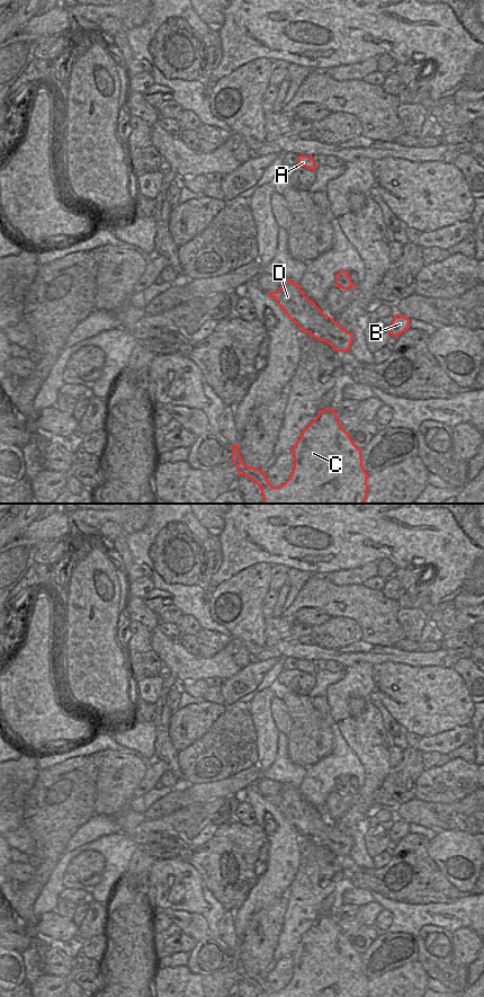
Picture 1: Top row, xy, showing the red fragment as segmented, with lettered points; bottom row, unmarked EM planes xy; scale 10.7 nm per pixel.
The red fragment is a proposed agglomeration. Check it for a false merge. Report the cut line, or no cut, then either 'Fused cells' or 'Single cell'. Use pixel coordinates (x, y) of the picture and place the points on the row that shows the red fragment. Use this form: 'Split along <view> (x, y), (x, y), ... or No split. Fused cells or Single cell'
No split. Single cell

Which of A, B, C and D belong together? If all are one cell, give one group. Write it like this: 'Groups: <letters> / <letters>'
Groups: A B C D

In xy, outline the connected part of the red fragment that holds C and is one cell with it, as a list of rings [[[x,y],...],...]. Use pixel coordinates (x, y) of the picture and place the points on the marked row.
[[[334,409],[320,410],[290,452],[294,469],[289,479],[279,487],[269,483],[265,471],[244,464],[237,444],[232,445],[232,461],[239,469],[239,477],[244,475],[259,486],[263,504],[365,504],[369,475],[362,466],[361,449],[340,425]]]

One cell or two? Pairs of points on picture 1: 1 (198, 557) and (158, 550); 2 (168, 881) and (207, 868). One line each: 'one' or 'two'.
1: one
2: two

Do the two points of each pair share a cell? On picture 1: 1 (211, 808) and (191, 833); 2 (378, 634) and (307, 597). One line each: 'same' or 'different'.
1: same
2: same

